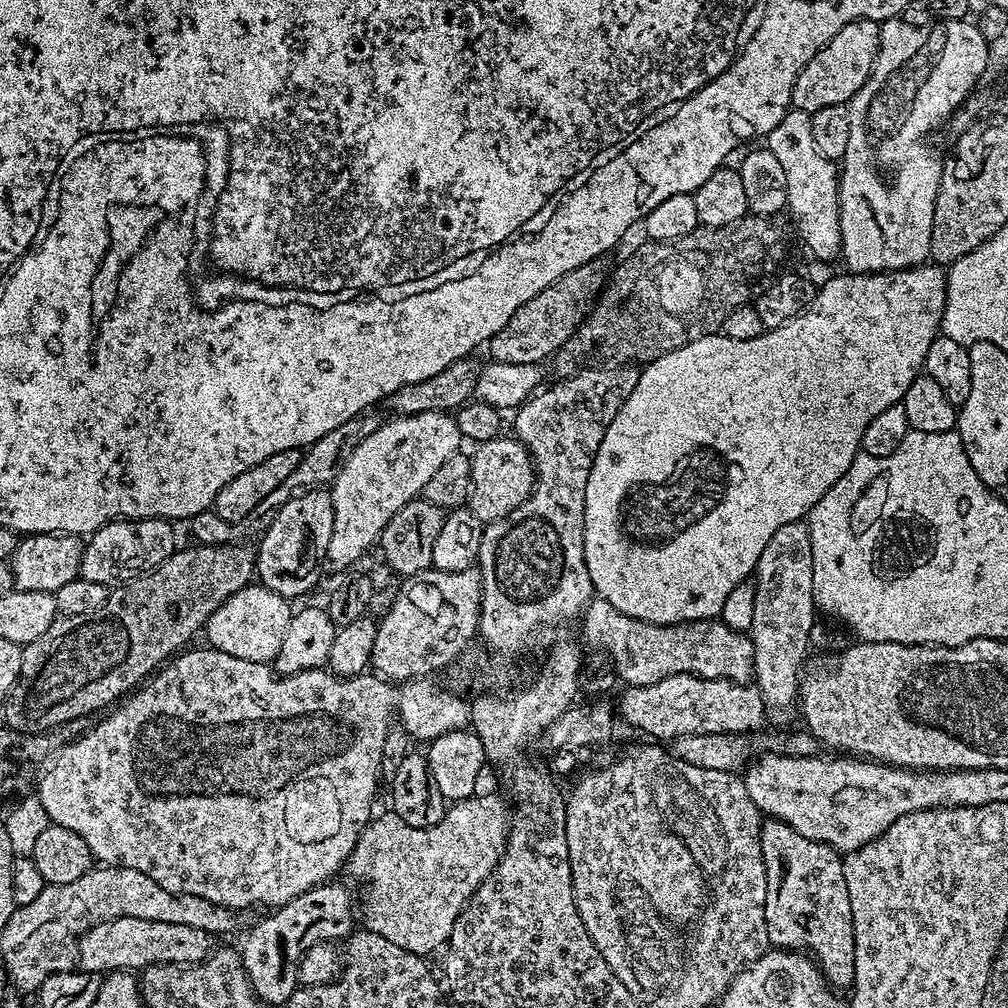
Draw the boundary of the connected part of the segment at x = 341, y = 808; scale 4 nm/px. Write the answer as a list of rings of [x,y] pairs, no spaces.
[[[211,646],[203,647],[204,648],[196,648],[193,652],[188,652],[189,650],[181,651],[175,658],[169,659],[167,663],[147,681],[147,683],[137,687],[135,691],[115,709],[117,712],[114,713],[113,716],[106,717],[101,724],[100,721],[93,723],[91,730],[85,733],[84,736],[77,738],[72,744],[66,745],[57,752],[54,757],[54,762],[49,763],[47,767],[43,769],[42,775],[38,780],[40,804],[44,807],[45,814],[49,816],[47,819],[51,821],[51,823],[60,824],[66,830],[74,830],[74,834],[78,834],[82,838],[82,842],[86,842],[86,846],[90,846],[93,857],[95,857],[101,865],[138,870],[142,874],[154,878],[154,882],[158,882],[158,886],[162,886],[162,890],[170,890],[171,892],[183,894],[185,896],[206,898],[206,902],[214,902],[223,908],[241,910],[240,908],[256,908],[259,904],[265,904],[265,909],[277,909],[281,905],[290,902],[291,899],[297,898],[297,896],[304,891],[308,891],[316,885],[331,881],[333,877],[335,877],[332,875],[334,875],[339,868],[341,871],[341,869],[347,865],[348,856],[354,850],[354,846],[360,837],[360,832],[364,829],[365,824],[368,823],[370,817],[373,815],[372,795],[376,792],[376,783],[381,783],[382,780],[380,775],[380,759],[384,753],[386,734],[388,733],[390,725],[393,723],[394,713],[397,711],[397,706],[392,703],[392,700],[396,700],[396,696],[392,696],[392,692],[388,692],[389,681],[376,674],[371,674],[372,676],[368,676],[369,674],[361,674],[358,676],[339,677],[331,670],[325,670],[323,667],[318,667],[307,669],[304,672],[290,674],[289,676],[280,676],[277,675],[268,664],[246,662],[246,658],[234,658],[234,654],[219,652],[218,649]]]

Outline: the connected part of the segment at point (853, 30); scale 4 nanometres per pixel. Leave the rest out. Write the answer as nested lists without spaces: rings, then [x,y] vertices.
[[[855,20],[842,26],[842,30],[838,30],[838,34],[834,34],[834,38],[810,58],[798,74],[792,91],[792,108],[811,114],[822,110],[822,106],[847,104],[858,90],[862,90],[866,78],[870,78],[879,41],[880,24],[875,20]]]

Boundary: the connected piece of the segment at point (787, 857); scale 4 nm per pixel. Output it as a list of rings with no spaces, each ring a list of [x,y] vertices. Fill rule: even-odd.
[[[775,818],[761,823],[760,845],[766,866],[769,945],[776,950],[811,954],[833,989],[851,989],[854,978],[854,922],[850,914],[850,890],[846,890],[844,856],[829,844],[806,838],[786,822]]]

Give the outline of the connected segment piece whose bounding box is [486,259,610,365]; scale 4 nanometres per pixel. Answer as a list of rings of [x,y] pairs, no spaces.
[[[603,259],[591,260],[574,270],[564,272],[562,278],[549,282],[542,294],[526,302],[494,334],[486,345],[491,359],[498,363],[532,363],[539,365],[542,360],[552,358],[559,348],[571,338],[576,328],[585,321],[603,291],[610,276],[610,268]]]

